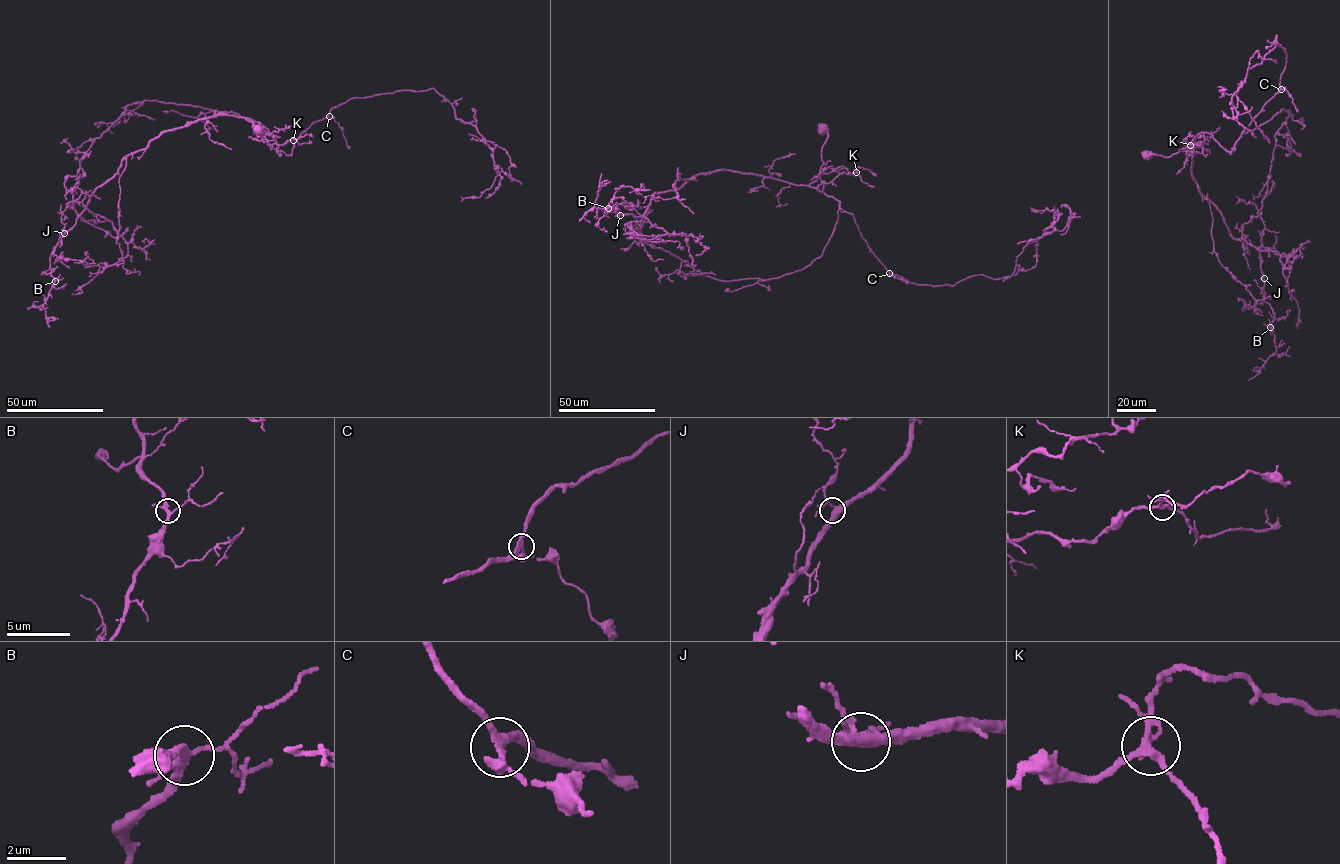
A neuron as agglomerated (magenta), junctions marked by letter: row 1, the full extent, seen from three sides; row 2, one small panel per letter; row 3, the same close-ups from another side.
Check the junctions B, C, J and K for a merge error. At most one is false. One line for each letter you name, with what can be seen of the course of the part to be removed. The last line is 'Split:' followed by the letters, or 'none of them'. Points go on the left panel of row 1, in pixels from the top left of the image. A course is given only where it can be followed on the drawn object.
Split: none of them

